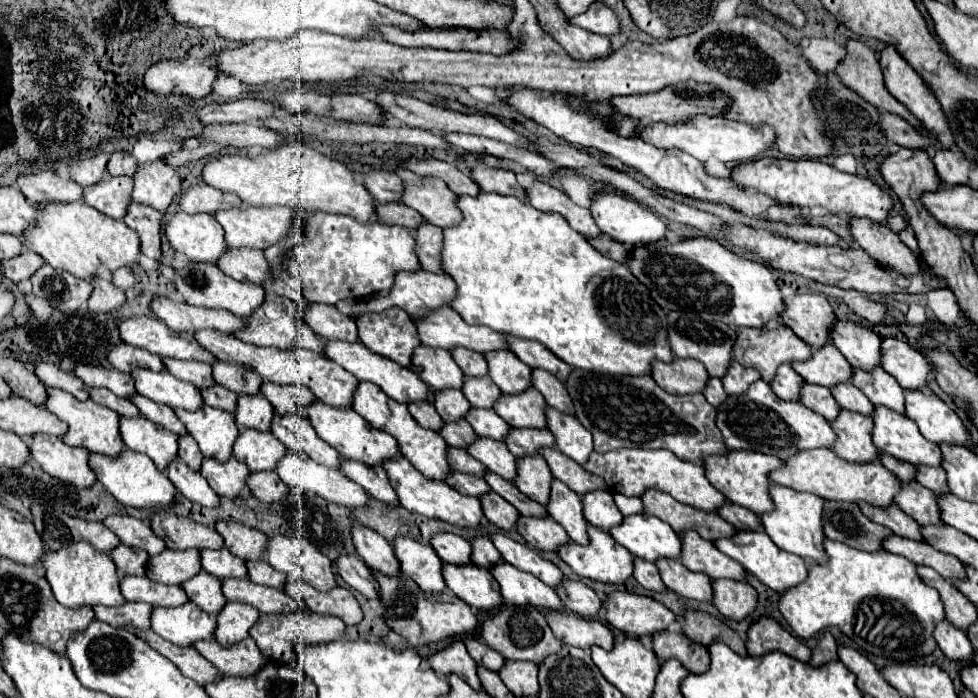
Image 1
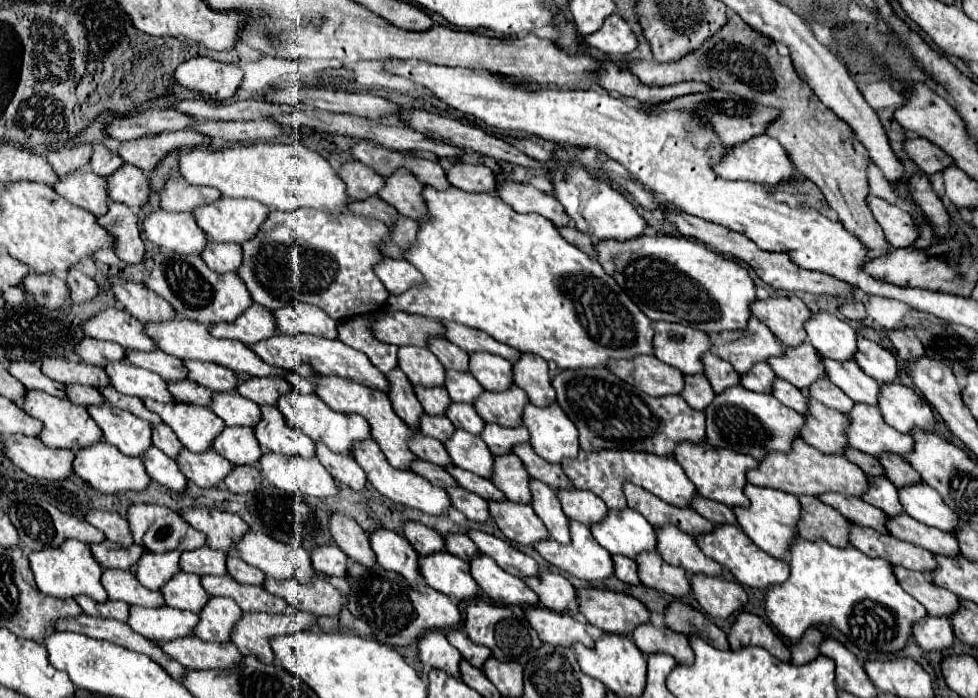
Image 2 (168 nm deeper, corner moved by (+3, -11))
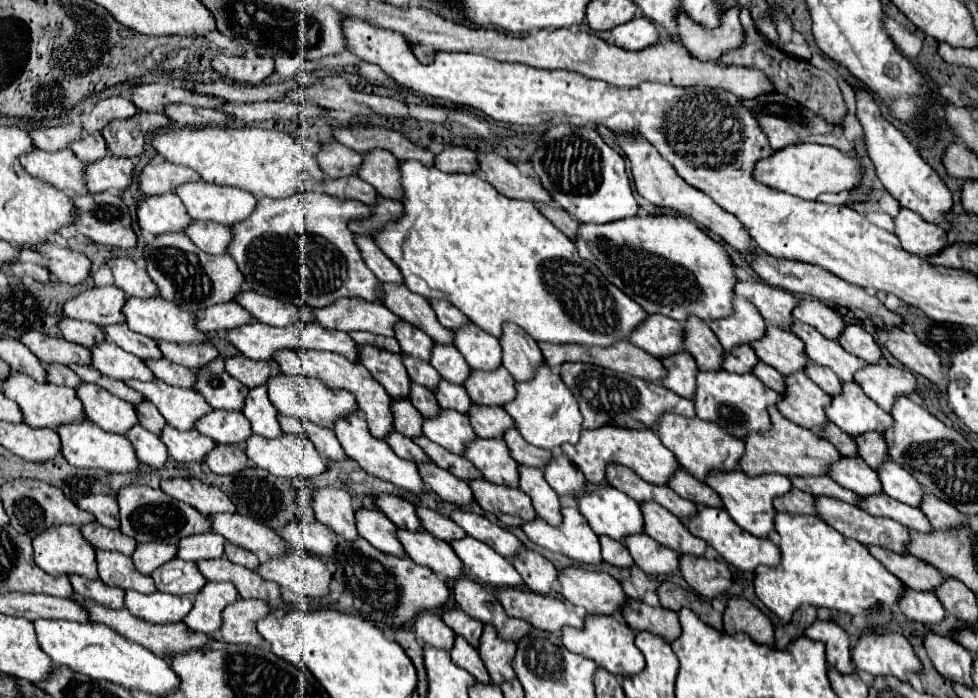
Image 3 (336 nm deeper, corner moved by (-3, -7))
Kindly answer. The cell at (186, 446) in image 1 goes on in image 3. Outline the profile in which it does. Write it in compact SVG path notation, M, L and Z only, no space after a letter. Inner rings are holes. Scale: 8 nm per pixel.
M141 403L139 407L137 407L137 415L139 415L139 421L141 421L141 425L147 429L147 431L151 431L151 433L155 433L155 435L159 435L159 431L163 431L163 427L167 425L167 421L163 419L163 415L159 415L159 411L153 407L153 403Z

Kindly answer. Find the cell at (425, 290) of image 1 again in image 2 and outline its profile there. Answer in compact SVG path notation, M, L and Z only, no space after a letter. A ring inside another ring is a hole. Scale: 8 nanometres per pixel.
M383 257L381 263L373 267L375 275L381 279L385 289L393 295L405 293L409 287L421 283L421 275L417 269L407 263L405 259L393 259L393 257Z

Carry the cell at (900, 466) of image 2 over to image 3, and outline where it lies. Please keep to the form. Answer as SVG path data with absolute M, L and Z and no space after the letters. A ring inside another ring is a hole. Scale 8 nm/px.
M867 433L855 439L857 447L859 447L859 455L861 459L865 459L865 463L873 469L879 469L883 463L891 461L891 457L887 455L887 443L883 439L883 435L879 433Z

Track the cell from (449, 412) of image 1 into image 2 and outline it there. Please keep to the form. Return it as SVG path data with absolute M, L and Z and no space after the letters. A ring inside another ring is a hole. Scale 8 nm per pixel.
M415 385L415 395L419 399L419 403L423 405L425 413L429 415L445 415L451 399L449 393L445 391L445 387L423 387L423 385Z

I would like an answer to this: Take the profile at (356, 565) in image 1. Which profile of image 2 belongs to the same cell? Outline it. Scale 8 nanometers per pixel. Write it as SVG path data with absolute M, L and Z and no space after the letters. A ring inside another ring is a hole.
M321 545L321 547L313 547L309 551L311 557L311 565L317 573L325 573L325 575L337 575L337 577L345 577L345 553L337 547L337 545Z

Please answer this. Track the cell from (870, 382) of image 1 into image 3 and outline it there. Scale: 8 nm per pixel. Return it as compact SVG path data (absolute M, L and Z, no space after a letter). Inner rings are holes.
M795 321L791 325L791 331L803 339L805 343L805 353L809 355L811 361L829 367L841 381L849 383L855 381L855 371L859 367L865 367L865 361L843 351L843 347L839 347L837 341L825 339L823 335L819 335L819 331L815 331L813 327L807 327L805 323Z

